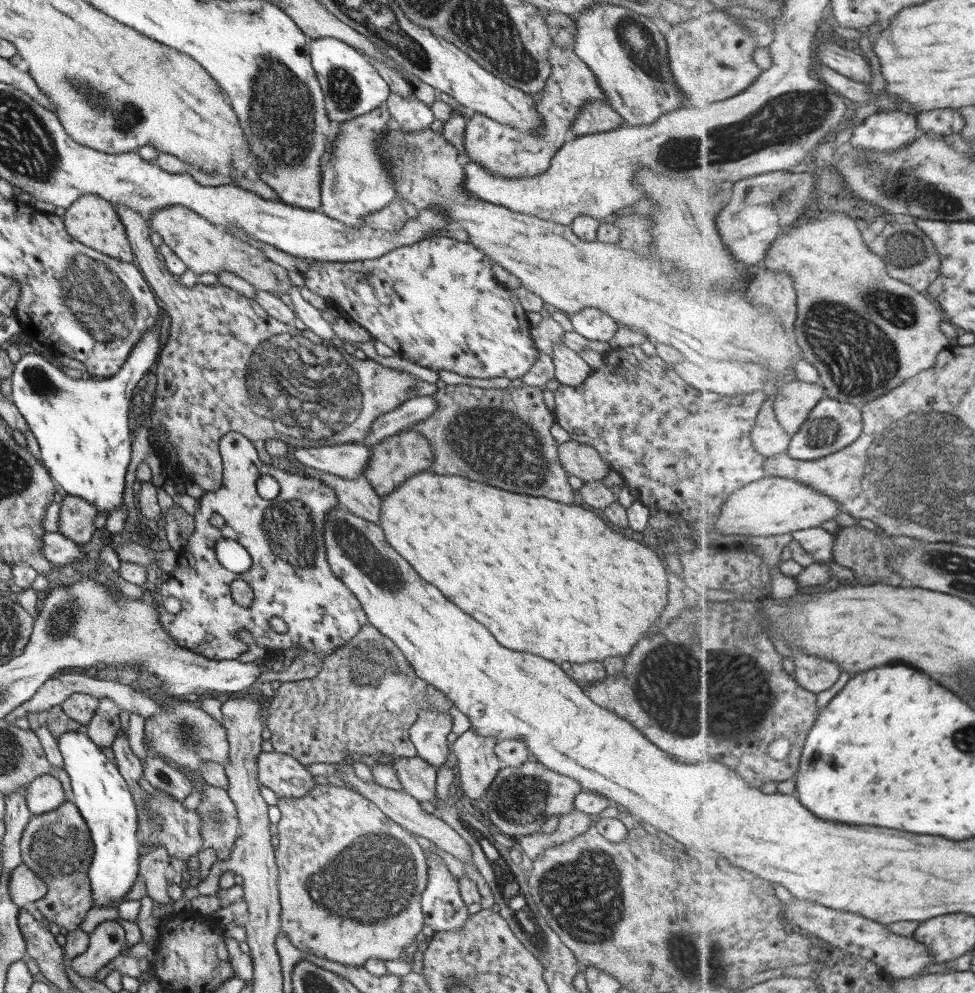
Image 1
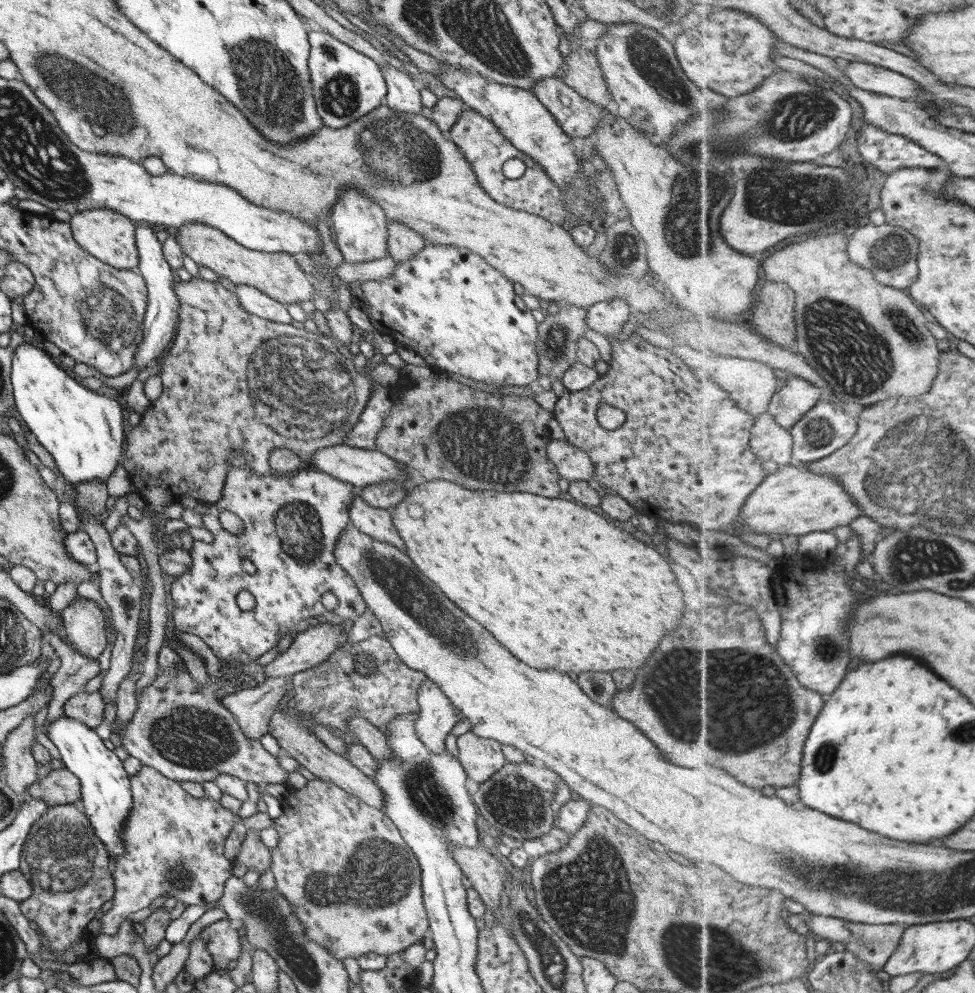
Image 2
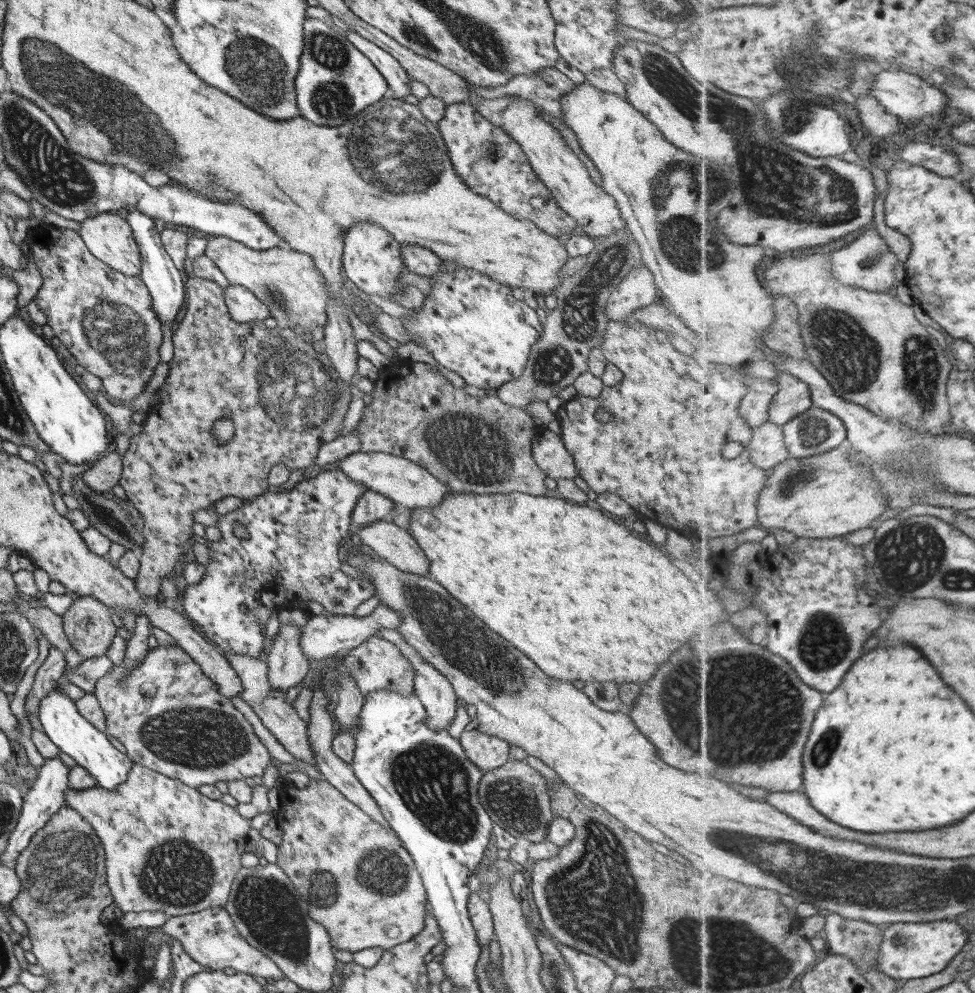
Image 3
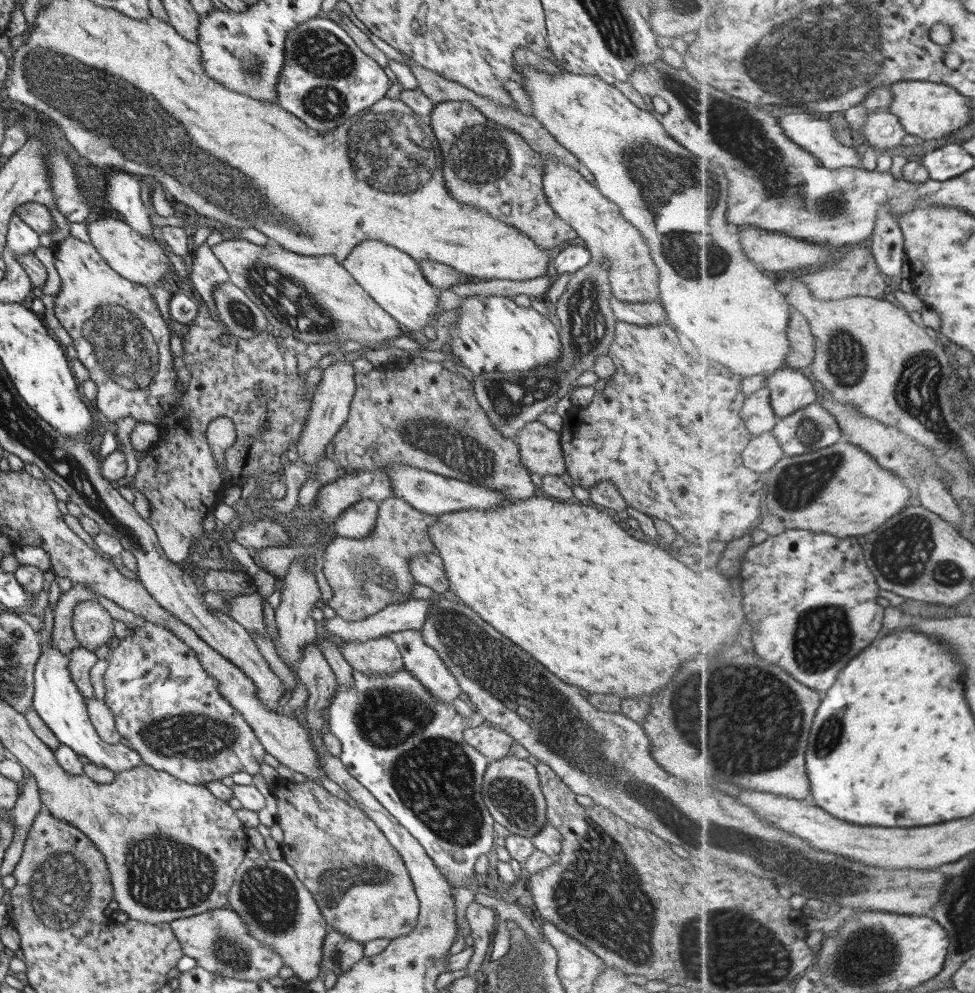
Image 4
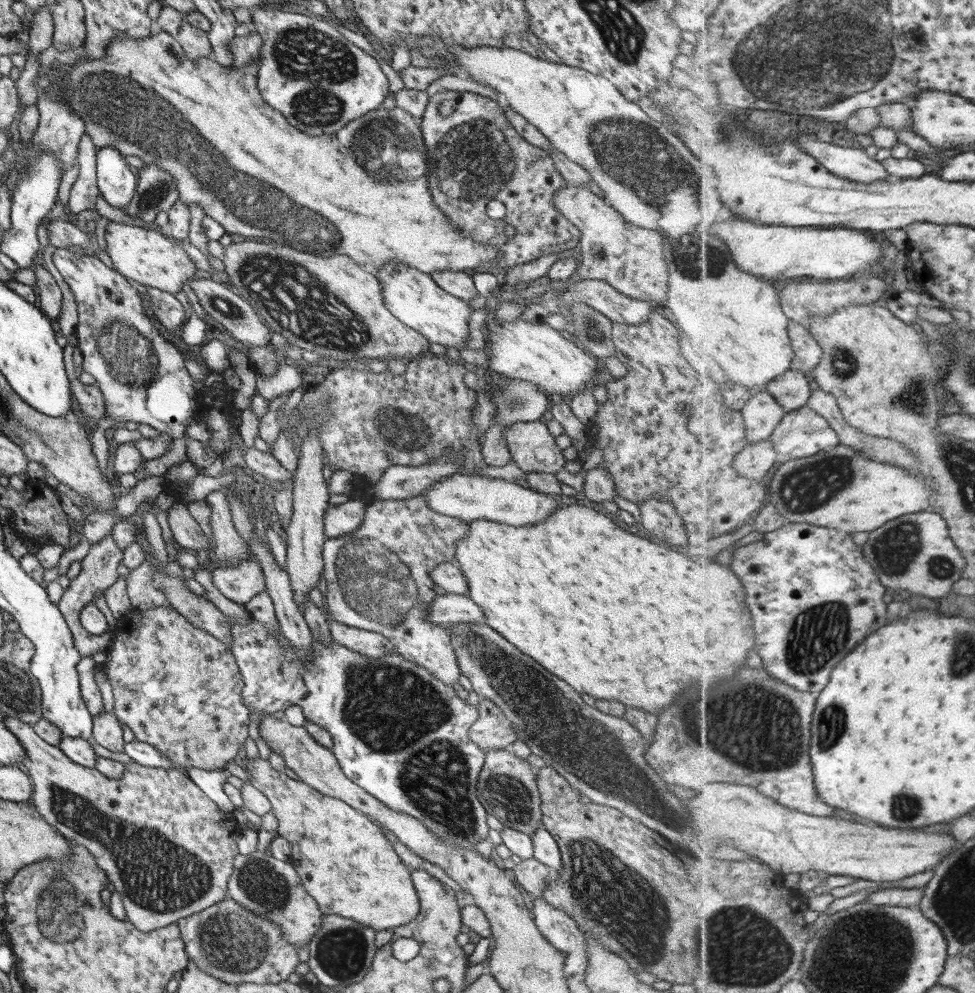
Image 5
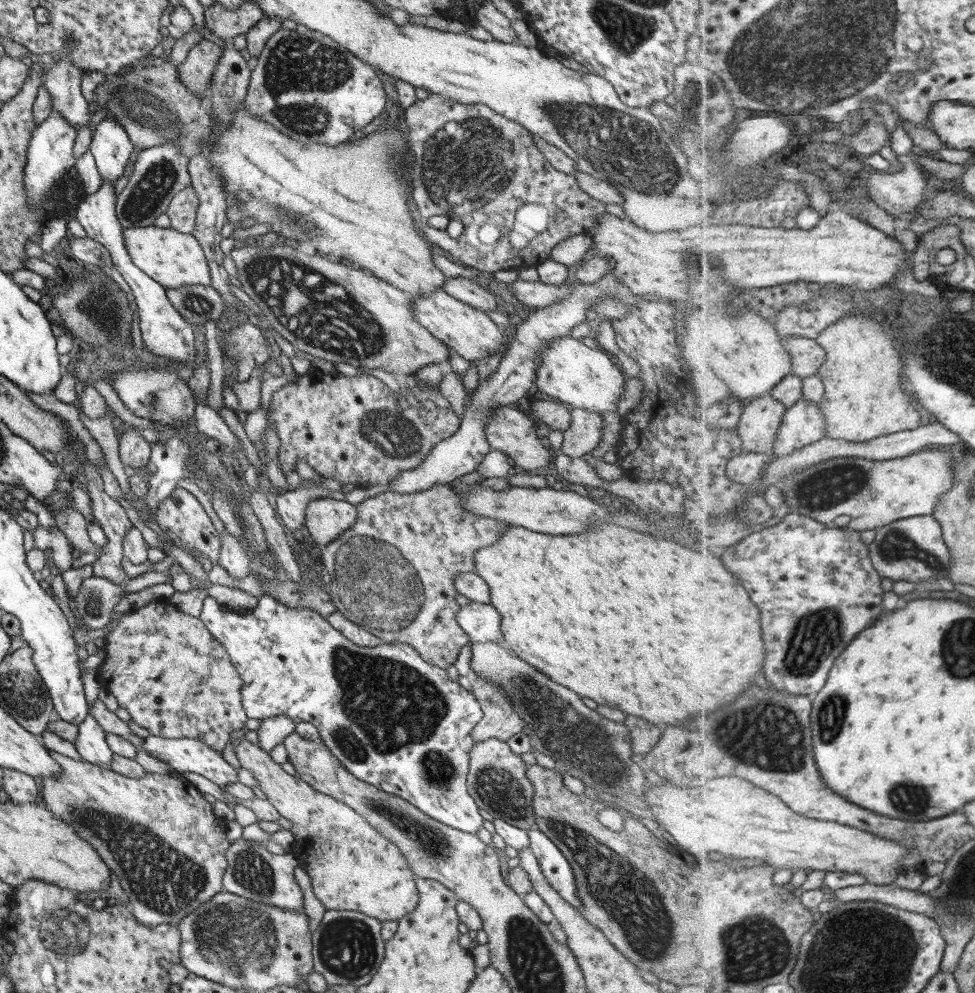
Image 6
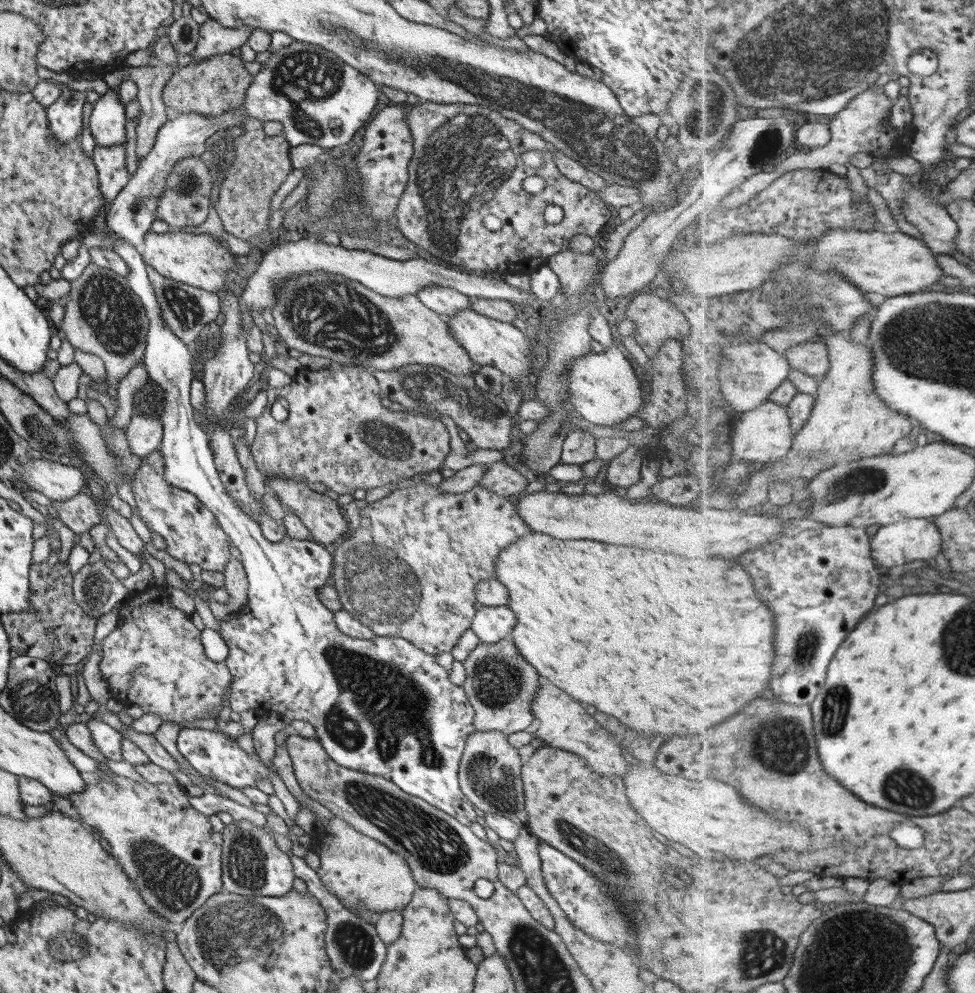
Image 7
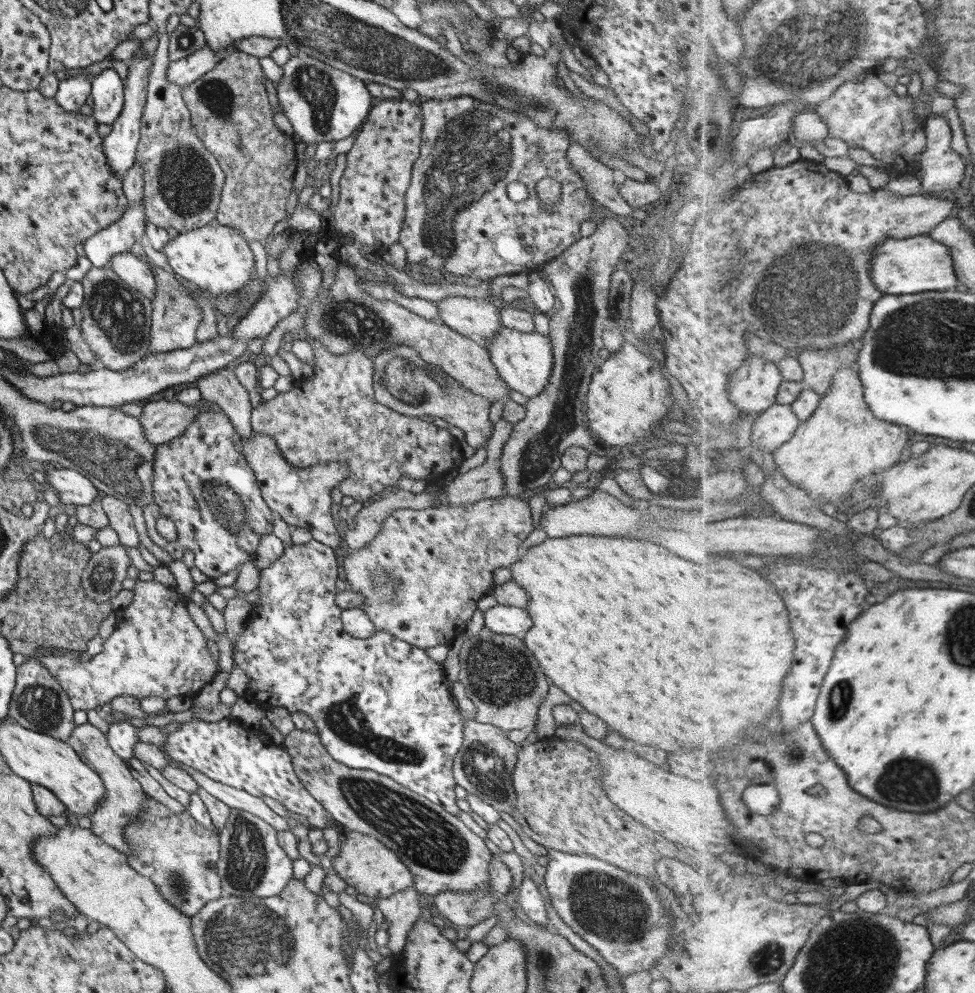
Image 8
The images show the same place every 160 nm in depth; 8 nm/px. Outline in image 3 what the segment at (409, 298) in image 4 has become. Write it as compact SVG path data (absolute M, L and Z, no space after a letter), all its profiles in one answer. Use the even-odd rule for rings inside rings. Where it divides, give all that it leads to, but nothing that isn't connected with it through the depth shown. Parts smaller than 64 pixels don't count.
M356 222L343 237L342 269L345 276L351 280L359 290L371 296L381 296L385 300L392 300L392 296L403 290L397 287L396 278L402 272L407 272L400 257L400 244L377 224L372 222Z

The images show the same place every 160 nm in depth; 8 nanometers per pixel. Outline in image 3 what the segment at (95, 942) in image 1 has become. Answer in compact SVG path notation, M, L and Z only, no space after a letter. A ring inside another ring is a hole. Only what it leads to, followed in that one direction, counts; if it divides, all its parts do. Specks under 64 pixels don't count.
M132 763L126 779L115 789L115 791L107 791L101 787L93 787L86 789L65 789L63 792L64 805L75 810L81 818L93 828L95 835L99 838L100 844L104 850L104 872L106 885L109 887L112 896L112 905L125 912L141 912L143 910L159 910L163 912L164 918L170 916L193 914L211 907L223 907L230 893L230 886L233 878L240 870L240 858L244 854L247 832L251 828L251 820L241 818L235 807L223 804L220 800L210 799L200 794L196 788L188 787L186 784L180 783L177 779L160 775L158 772L149 770L143 765Z

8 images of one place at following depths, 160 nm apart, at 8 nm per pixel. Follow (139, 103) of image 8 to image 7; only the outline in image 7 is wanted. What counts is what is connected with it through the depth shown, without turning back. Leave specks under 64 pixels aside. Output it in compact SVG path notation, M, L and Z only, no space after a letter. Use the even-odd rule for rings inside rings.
M125 143L108 147L95 146L91 159L98 174L98 187L102 192L104 204L92 218L88 236L101 235L108 242L109 248L128 264L128 274L125 276L127 284L134 290L145 309L147 335L141 362L148 373L148 380L163 391L163 411L160 414L163 432L157 452L163 458L164 481L193 494L201 505L206 506L215 515L222 531L239 550L240 562L246 574L249 602L247 610L241 614L241 618L217 618L220 637L228 648L228 655L223 663L231 673L230 709L236 713L252 710L256 717L274 713L287 722L305 720L314 728L315 739L335 764L368 775L382 776L399 787L402 792L420 798L443 814L455 818L463 826L469 827L471 823L476 822L477 816L473 812L474 806L461 793L458 785L458 764L464 744L470 732L475 729L472 725L474 708L469 704L466 693L460 686L449 681L447 670L435 662L433 655L419 650L404 638L374 635L369 641L361 641L339 632L334 623L333 613L325 608L317 597L318 588L325 584L332 570L333 561L328 547L310 538L289 538L283 530L283 538L279 542L265 540L259 524L251 520L225 492L217 469L213 465L207 435L197 422L195 410L188 400L192 373L195 371L192 347L183 345L183 342L165 327L146 275L146 265L141 258L140 249L119 240L104 228L110 202L130 177L125 169Z

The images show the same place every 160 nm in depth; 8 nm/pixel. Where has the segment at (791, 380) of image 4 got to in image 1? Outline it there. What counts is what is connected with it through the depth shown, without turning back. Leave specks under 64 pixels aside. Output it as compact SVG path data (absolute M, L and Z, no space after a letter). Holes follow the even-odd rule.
M792 382L780 384L775 394L774 407L779 422L793 436L800 431L810 412L825 396L825 388L817 382Z

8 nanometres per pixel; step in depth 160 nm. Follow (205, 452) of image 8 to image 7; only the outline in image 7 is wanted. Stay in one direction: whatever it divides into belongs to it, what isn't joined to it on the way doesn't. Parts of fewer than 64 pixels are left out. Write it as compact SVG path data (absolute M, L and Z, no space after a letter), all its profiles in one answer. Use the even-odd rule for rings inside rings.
M224 288L220 290L219 295L225 294L225 296L220 296L220 312L223 314L223 324L219 327L219 343L217 343L217 349L213 351L213 355L207 359L207 361L202 364L202 383L205 392L205 402L203 402L204 407L201 412L195 412L197 417L197 422L205 431L208 438L209 449L211 450L211 455L213 458L213 465L217 469L218 477L220 478L221 484L224 486L225 492L238 504L238 507L246 512L250 516L251 520L254 520L259 524L260 522L260 506L256 501L256 498L250 493L249 487L245 482L245 473L239 465L238 459L236 458L235 448L231 443L231 437L229 437L228 429L225 427L222 421L222 416L228 414L227 406L239 396L239 392L243 388L247 387L247 383L251 380L254 375L254 365L249 362L249 352L246 350L245 337L243 334L243 325L241 325L241 311L238 310L238 298L231 293L230 290ZM151 452L149 456L141 459L139 469L132 476L131 488L140 520L148 526L148 530L152 530L163 539L165 543L164 551L171 558L187 564L197 564L201 570L222 572L231 557L228 553L229 544L232 543L230 538L222 531L215 515L206 506L201 505L196 496L183 489L171 486L164 481L163 458L161 458L159 452Z

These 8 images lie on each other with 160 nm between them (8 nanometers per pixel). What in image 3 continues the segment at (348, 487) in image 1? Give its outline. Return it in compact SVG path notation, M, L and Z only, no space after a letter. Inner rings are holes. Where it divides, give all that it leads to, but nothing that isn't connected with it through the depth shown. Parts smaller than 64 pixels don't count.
M386 518L358 526L353 537L378 558L386 560L401 572L429 577L428 558L416 540Z

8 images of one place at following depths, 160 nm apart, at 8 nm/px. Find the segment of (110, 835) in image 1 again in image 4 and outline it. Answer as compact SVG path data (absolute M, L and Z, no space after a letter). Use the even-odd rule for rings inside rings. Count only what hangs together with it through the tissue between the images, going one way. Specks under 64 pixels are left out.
M48 638L45 647L40 650L40 655L35 661L32 672L34 691L31 708L37 713L37 716L45 723L45 726L49 728L52 734L55 735L60 744L71 748L79 756L85 756L89 763L96 764L98 767L108 768L114 774L141 765L140 756L132 748L128 748L120 743L107 745L97 736L96 730L88 719L86 702L79 694L75 684L73 684L67 665L68 657L58 648L55 648Z

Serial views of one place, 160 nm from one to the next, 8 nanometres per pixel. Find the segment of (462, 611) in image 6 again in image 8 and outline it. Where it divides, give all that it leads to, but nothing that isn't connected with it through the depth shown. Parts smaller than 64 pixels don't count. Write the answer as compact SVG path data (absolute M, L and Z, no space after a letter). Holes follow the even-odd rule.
M497 604L487 608L480 615L483 617L483 627L518 639L522 639L532 625L532 620L527 611L515 606Z

